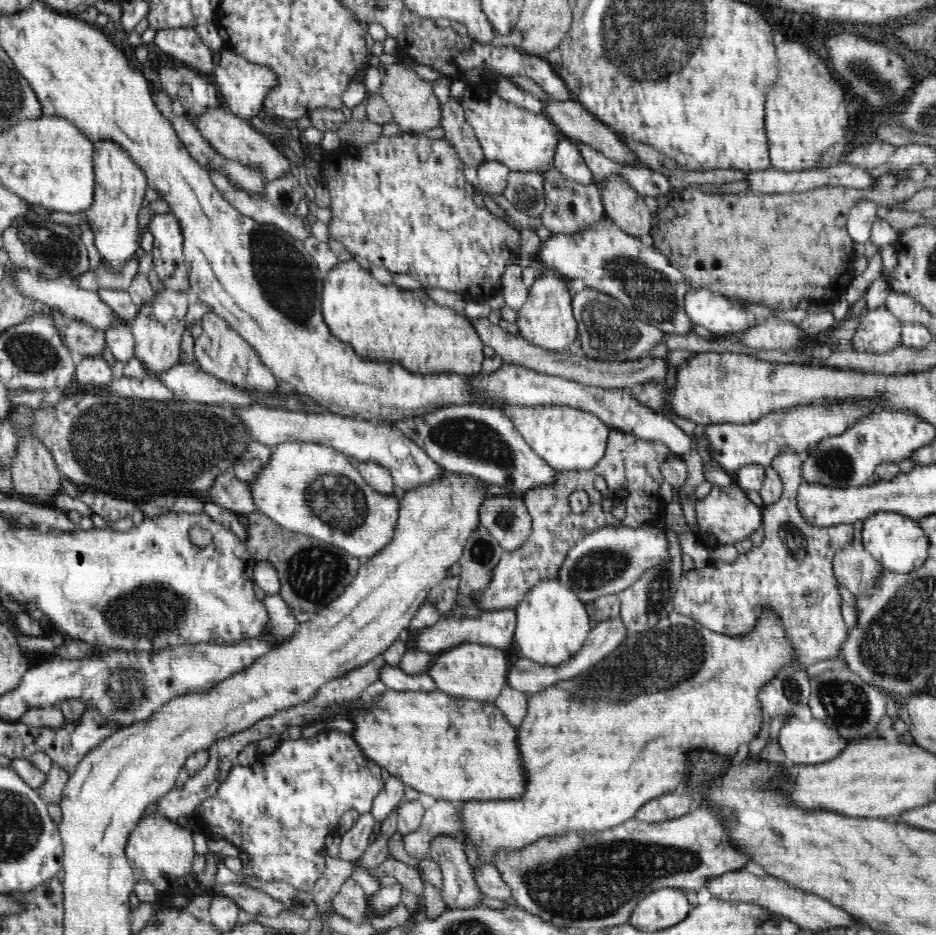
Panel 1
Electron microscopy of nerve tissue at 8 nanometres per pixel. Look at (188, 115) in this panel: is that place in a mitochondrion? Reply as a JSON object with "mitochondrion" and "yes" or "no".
{"mitochondrion":"no"}

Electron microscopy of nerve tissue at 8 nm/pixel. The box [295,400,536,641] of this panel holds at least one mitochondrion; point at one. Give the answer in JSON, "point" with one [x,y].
{"point":[467,437]}

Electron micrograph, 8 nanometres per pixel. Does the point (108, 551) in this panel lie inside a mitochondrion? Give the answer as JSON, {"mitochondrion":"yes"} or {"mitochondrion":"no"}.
{"mitochondrion":"no"}

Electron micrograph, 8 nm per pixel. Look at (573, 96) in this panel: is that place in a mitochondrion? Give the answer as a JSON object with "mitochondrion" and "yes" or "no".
{"mitochondrion":"no"}

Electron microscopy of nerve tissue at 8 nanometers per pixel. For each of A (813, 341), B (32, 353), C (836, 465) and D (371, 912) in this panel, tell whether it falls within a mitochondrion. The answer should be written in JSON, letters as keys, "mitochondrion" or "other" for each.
{"A":"other","B":"mitochondrion","C":"mitochondrion","D":"other"}

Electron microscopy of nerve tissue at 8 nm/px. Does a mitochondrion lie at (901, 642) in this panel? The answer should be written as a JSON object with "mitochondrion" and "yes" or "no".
{"mitochondrion":"yes"}

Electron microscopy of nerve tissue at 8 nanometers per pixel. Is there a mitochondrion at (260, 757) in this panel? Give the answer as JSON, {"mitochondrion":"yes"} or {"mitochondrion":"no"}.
{"mitochondrion":"no"}

